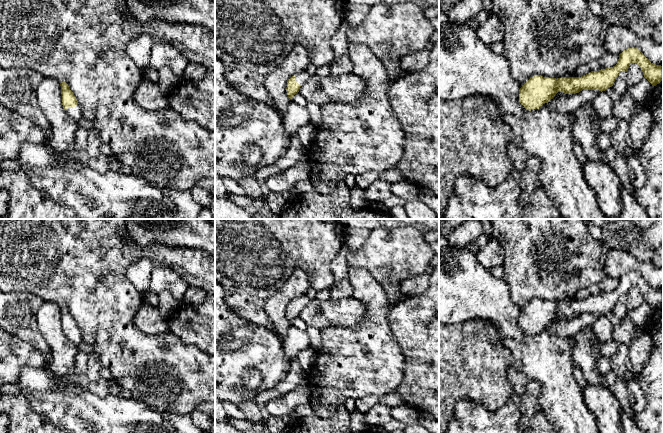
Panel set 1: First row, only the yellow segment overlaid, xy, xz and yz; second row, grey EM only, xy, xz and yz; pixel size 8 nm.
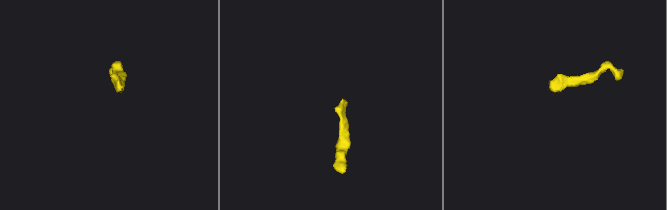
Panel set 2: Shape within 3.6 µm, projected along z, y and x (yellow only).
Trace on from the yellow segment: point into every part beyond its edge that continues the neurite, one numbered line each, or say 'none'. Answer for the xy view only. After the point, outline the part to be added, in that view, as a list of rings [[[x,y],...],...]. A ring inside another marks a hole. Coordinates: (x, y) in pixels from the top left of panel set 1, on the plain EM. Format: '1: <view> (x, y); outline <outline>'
1: xy (75, 337); outline [[[79,328],[75,329],[73,332],[68,332],[66,336],[72,343],[77,345],[82,341],[82,332]]]

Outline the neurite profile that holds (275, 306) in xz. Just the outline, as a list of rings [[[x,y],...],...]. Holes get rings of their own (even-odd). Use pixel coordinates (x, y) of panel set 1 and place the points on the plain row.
[[[295,268],[283,287],[265,300],[265,312],[281,340],[292,325],[287,319],[287,306],[292,300],[306,295],[309,284],[307,273],[301,268]]]

